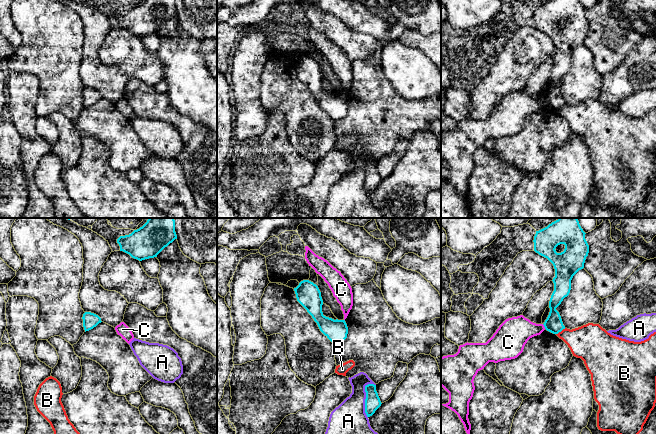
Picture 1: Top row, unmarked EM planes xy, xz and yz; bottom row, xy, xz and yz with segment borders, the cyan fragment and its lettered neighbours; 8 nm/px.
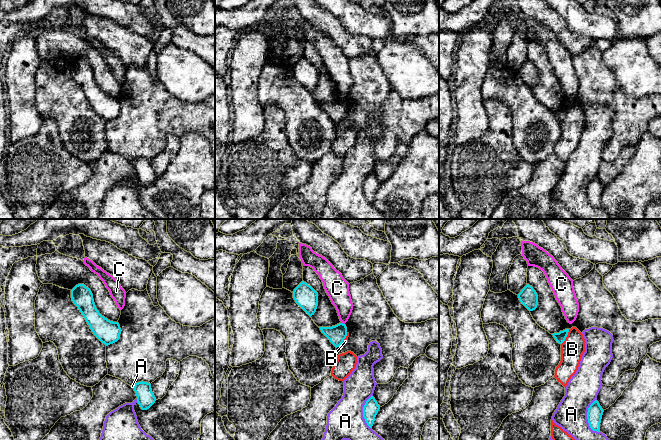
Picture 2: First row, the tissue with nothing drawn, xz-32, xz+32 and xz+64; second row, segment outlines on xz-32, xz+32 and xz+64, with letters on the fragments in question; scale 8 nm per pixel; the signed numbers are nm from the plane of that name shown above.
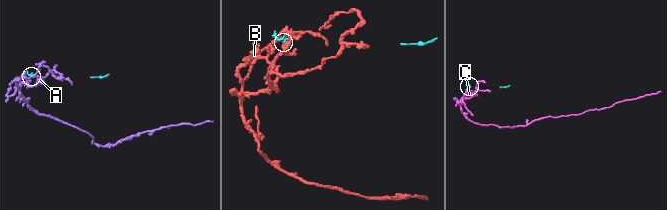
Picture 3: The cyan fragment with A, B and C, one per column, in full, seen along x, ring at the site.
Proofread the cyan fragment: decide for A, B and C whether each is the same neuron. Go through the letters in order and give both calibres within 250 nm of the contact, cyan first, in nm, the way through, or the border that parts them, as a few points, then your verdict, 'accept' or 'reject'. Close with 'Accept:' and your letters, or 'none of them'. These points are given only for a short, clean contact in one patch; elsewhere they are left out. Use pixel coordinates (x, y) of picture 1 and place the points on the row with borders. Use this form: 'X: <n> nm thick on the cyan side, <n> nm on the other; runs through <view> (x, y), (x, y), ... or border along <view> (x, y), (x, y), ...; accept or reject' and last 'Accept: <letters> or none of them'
A: 130 nm thick on the cyan side, 260 nm on the other; reject
B: 140 nm thick on the cyan side, 300 nm on the other; reject
C: 140 nm thick on the cyan side, 240 nm on the other; border along yz (542, 324), (545, 328); reject
Accept: none of them

